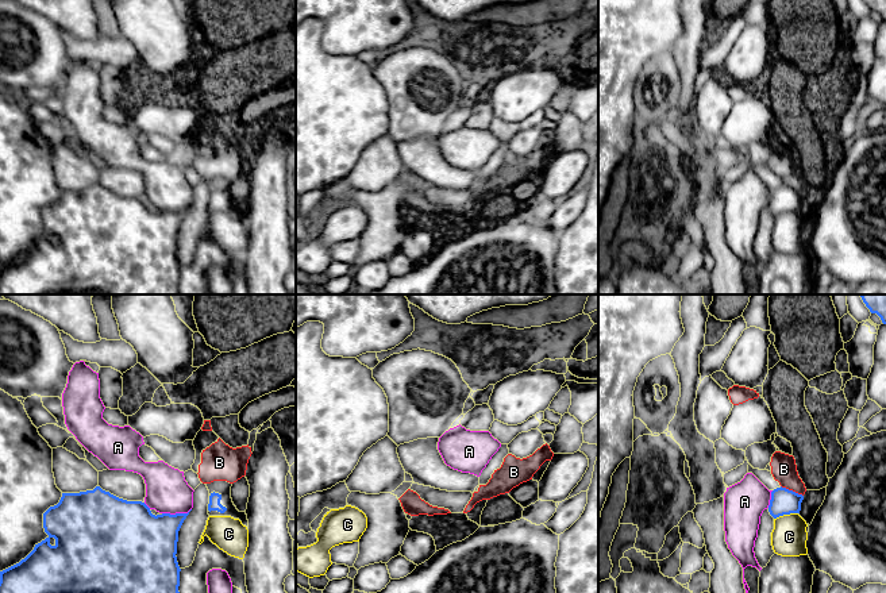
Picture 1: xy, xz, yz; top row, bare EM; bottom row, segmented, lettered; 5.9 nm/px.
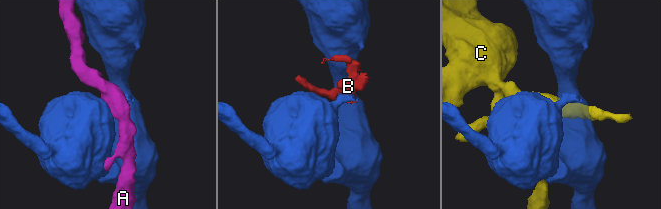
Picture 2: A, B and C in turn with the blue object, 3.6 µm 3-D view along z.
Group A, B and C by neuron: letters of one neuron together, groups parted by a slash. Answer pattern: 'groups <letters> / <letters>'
groups A / B / C

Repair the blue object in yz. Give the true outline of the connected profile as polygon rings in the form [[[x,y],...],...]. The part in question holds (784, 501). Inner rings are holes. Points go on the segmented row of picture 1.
[[[782,486],[777,488],[771,492],[768,512],[774,519],[783,515],[800,513],[802,500],[802,494]]]

